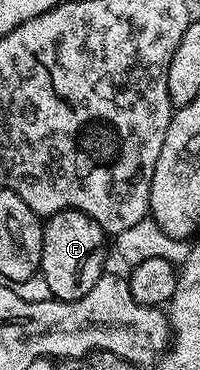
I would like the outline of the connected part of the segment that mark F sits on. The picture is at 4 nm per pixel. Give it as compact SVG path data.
M63 210L47 215L42 236L42 260L39 273L50 284L52 297L60 302L78 300L98 284L106 272L104 266L104 241L106 235L98 220L86 216L86 212Z

